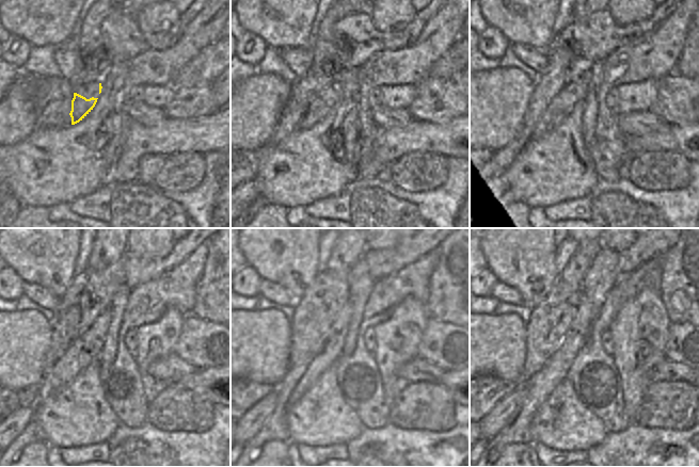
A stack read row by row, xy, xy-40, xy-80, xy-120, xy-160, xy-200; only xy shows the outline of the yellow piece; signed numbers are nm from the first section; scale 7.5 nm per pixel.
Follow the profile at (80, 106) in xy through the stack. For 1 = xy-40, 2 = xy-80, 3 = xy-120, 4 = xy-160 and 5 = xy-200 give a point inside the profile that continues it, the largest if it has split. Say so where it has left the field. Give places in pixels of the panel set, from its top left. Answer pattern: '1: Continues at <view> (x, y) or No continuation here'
1: Continues at xy-40 (319, 107)
2: Continues at xy-80 (560, 107)
3: Continues at xy-120 (86, 348)
4: Continues at xy-160 (299, 379)
5: Continues at xy-200 (539, 386).

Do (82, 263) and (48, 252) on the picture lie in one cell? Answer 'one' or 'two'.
two

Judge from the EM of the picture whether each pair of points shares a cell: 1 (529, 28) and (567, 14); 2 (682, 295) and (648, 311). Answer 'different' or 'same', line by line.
1: different
2: different

